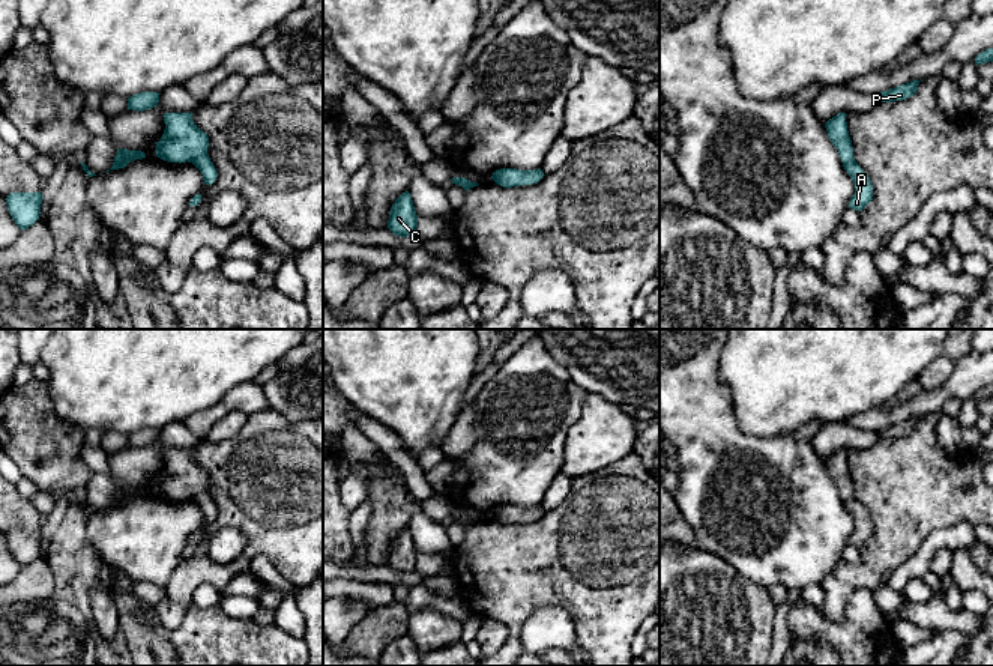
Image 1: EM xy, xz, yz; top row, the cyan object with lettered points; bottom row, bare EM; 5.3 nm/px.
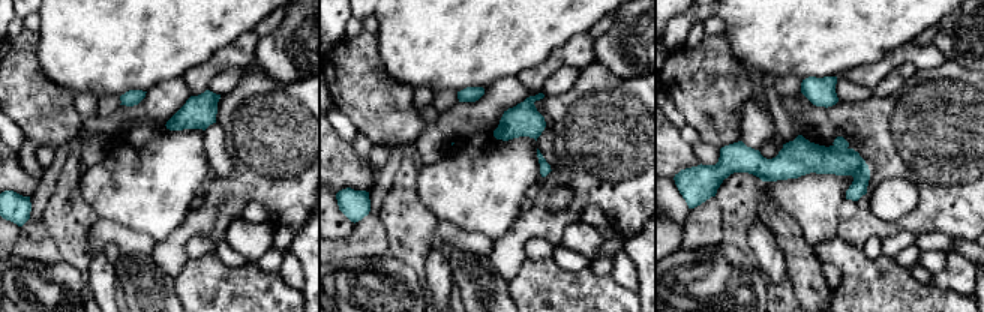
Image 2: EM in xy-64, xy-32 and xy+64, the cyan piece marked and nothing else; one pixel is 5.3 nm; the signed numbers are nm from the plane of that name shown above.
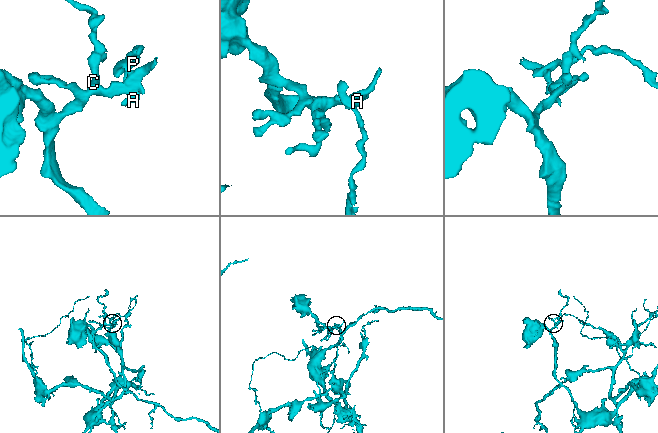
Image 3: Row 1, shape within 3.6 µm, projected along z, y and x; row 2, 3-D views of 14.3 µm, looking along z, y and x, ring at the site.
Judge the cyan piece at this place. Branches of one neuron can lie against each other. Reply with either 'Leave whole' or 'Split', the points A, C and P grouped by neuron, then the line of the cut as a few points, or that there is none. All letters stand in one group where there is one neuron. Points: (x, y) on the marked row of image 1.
Leave whole. Groups: A C P. No split

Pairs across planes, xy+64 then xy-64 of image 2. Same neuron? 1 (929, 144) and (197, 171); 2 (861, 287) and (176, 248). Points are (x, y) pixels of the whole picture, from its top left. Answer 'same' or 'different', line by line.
1: different
2: different

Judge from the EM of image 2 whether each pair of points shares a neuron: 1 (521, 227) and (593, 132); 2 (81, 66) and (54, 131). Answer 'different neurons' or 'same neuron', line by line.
1: same neuron
2: different neurons

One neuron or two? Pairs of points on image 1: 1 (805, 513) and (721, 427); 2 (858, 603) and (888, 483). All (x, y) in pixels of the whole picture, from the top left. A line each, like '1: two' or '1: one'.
1: one
2: two

